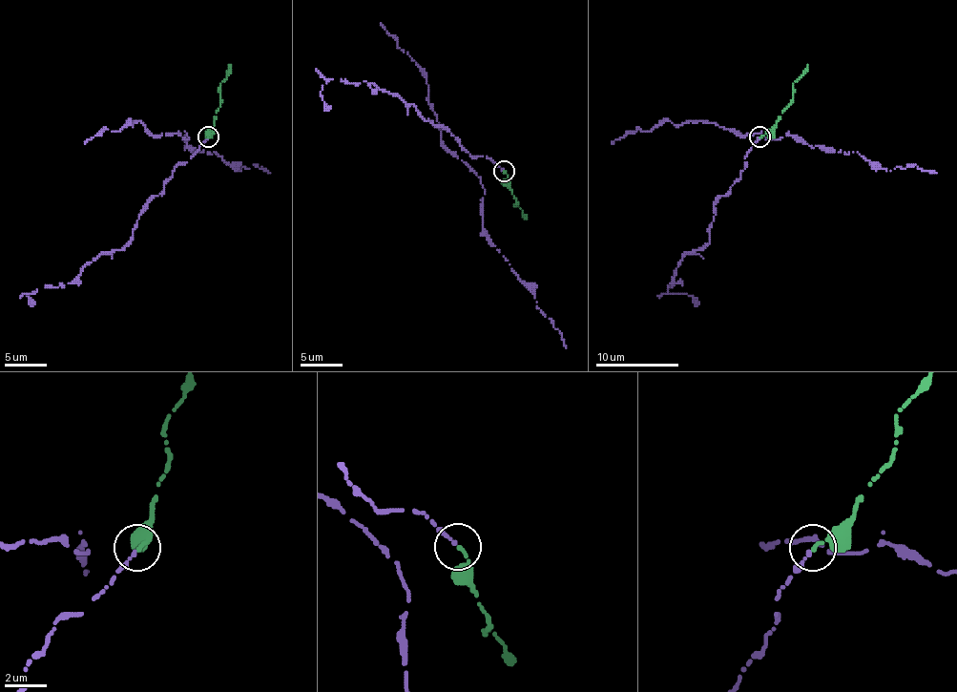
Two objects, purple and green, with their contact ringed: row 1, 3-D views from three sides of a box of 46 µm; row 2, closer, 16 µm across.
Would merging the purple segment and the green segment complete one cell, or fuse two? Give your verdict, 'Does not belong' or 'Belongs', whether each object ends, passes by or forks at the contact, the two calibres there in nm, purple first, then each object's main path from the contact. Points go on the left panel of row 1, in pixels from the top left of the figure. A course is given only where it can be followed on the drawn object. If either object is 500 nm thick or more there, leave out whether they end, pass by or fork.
Belongs. At the ring purple ends. At the ring green ends. Thickness 200 nm (purple) against 180 nm. Course of purple: (208, 137), (147, 204), (131, 241), (99, 254), (71, 283), (25, 294), (32, 306). Course of green: (208, 137), (212, 136), (220, 102), (220, 83), (231, 65)

